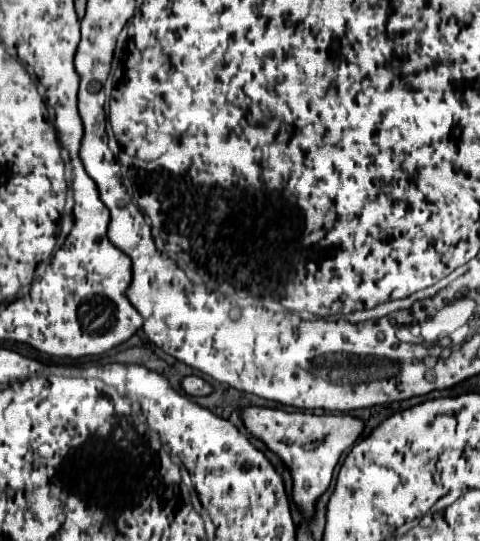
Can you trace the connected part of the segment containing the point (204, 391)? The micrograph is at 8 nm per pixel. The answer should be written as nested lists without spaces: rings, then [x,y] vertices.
[[[185,377],[183,379],[183,391],[187,395],[193,395],[193,397],[205,397],[205,395],[213,393],[213,387],[201,377]]]

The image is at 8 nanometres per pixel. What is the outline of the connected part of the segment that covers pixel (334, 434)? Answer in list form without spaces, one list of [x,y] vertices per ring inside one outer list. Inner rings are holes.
[[[247,407],[243,413],[245,427],[259,437],[273,453],[277,453],[293,475],[293,501],[311,517],[315,501],[325,493],[331,483],[333,469],[345,449],[349,449],[363,431],[363,421],[349,415],[305,415],[285,413],[279,409]]]

